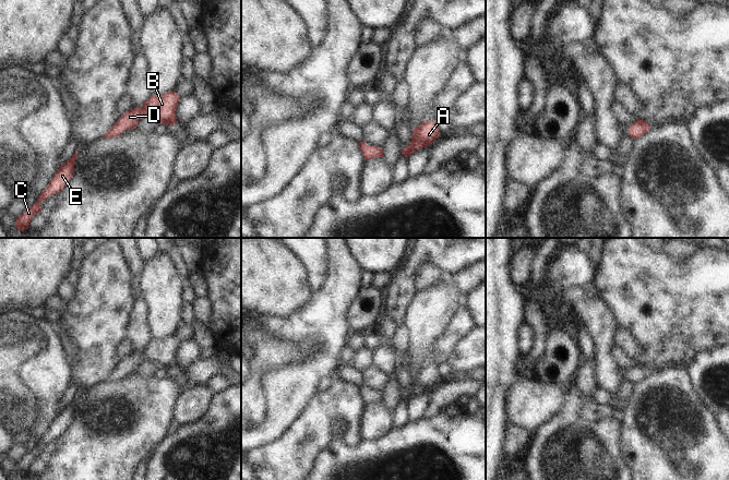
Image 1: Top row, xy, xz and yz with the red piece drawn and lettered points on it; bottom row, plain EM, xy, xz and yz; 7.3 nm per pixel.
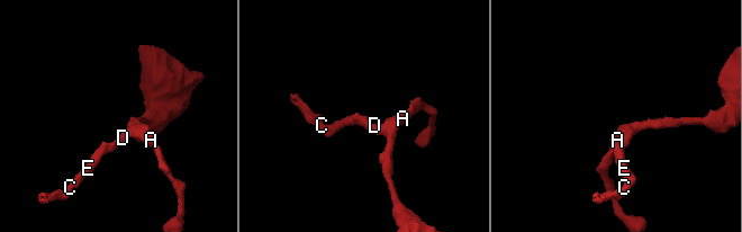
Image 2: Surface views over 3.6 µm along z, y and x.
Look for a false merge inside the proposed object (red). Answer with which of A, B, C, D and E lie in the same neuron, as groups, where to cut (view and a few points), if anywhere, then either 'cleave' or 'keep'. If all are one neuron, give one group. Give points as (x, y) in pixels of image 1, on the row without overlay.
groups A B C D E; cut none; keep

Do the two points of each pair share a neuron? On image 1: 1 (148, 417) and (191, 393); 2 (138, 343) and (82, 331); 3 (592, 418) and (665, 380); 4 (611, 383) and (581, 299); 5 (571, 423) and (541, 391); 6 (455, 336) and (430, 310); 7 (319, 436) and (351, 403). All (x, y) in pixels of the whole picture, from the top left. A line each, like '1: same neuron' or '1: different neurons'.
1: different neurons
2: different neurons
3: different neurons
4: same neuron
5: different neurons
6: different neurons
7: same neuron

